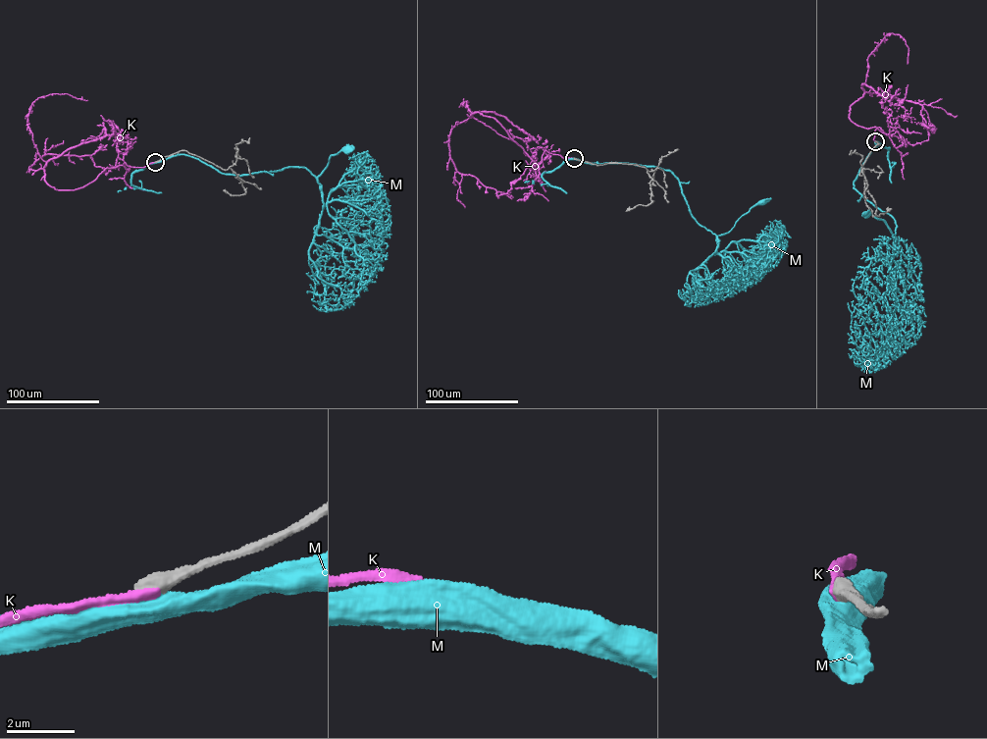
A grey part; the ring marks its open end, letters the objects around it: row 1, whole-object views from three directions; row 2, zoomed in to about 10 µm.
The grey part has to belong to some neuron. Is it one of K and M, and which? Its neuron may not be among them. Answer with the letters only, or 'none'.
K

